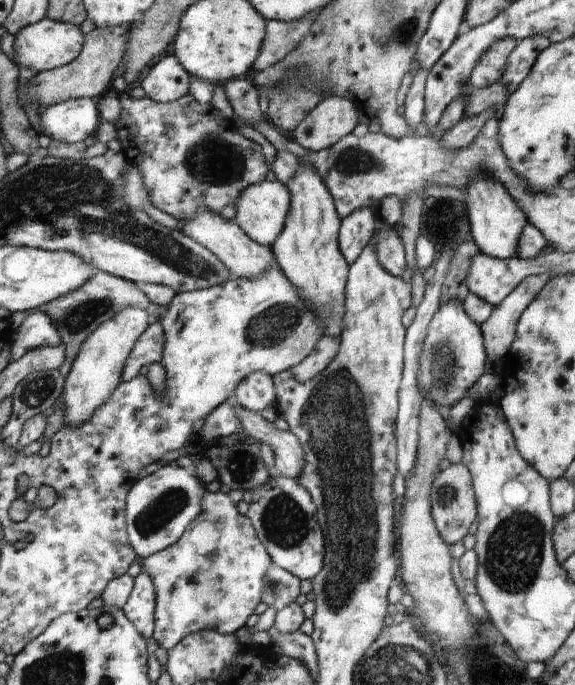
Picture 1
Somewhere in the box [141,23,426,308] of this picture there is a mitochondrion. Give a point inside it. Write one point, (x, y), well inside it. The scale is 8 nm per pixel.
(212, 160)

